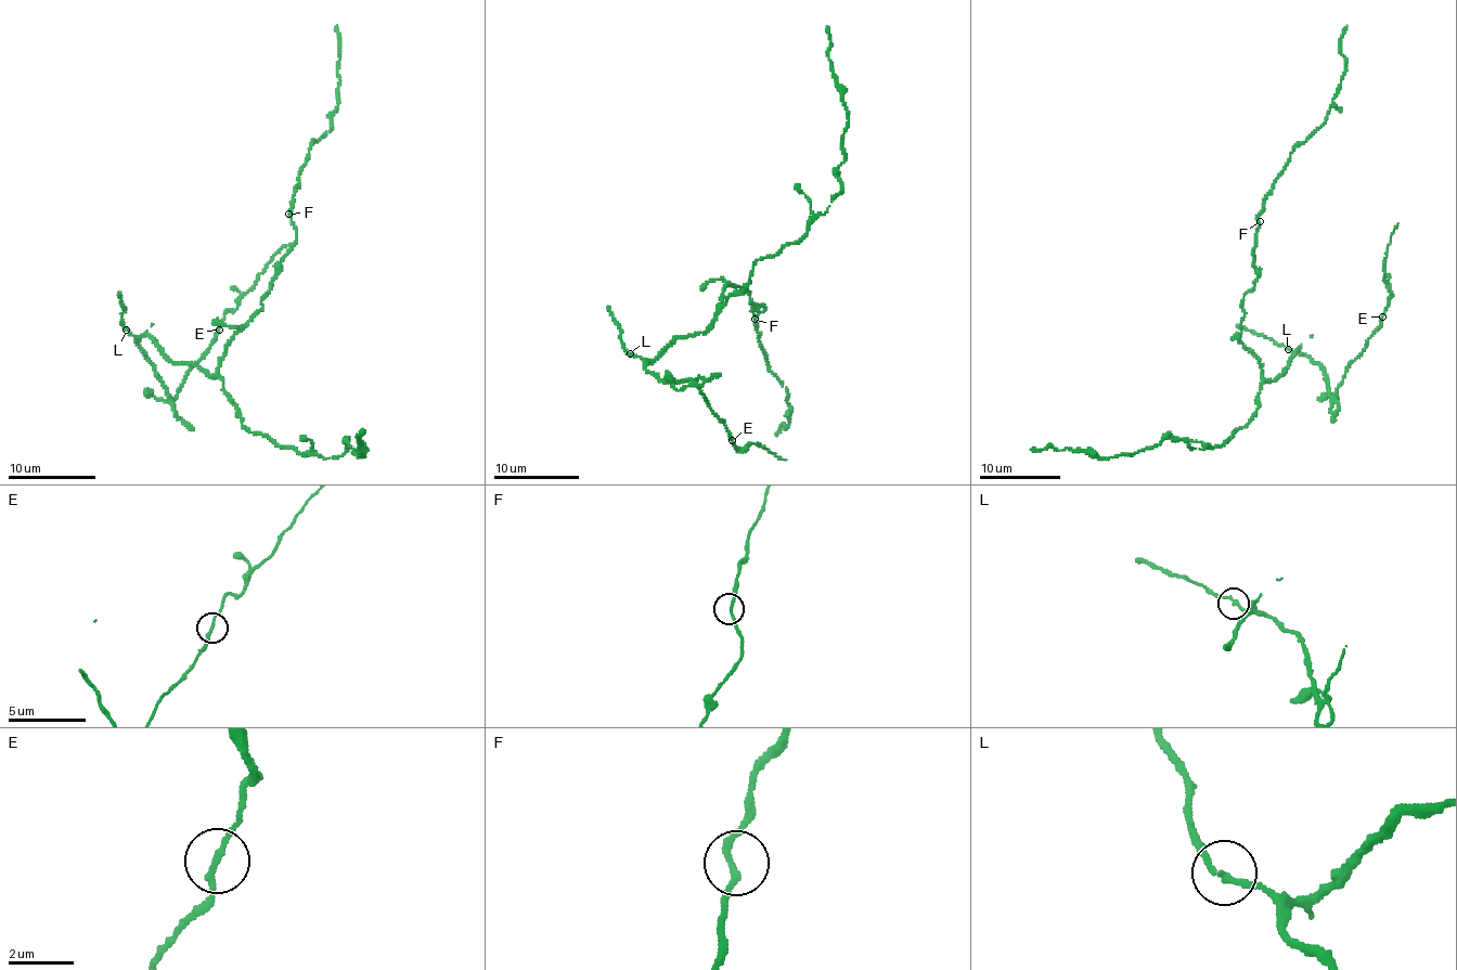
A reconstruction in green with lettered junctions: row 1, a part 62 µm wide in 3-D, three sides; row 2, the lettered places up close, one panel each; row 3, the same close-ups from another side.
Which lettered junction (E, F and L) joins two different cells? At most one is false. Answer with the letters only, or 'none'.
none

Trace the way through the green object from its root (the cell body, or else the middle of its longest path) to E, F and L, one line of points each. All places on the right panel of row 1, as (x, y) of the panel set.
E: (1258, 363), (1266, 380), (1276, 380), (1299, 350), (1319, 365), (1328, 391), (1335, 395), (1345, 367), (1382, 317)
F: (1258, 363), (1240, 338), (1243, 296), (1258, 279), (1253, 253), (1260, 221)
L: (1258, 363), (1266, 380), (1276, 380), (1288, 366), (1291, 356), (1299, 350), (1292, 352), (1287, 349)

